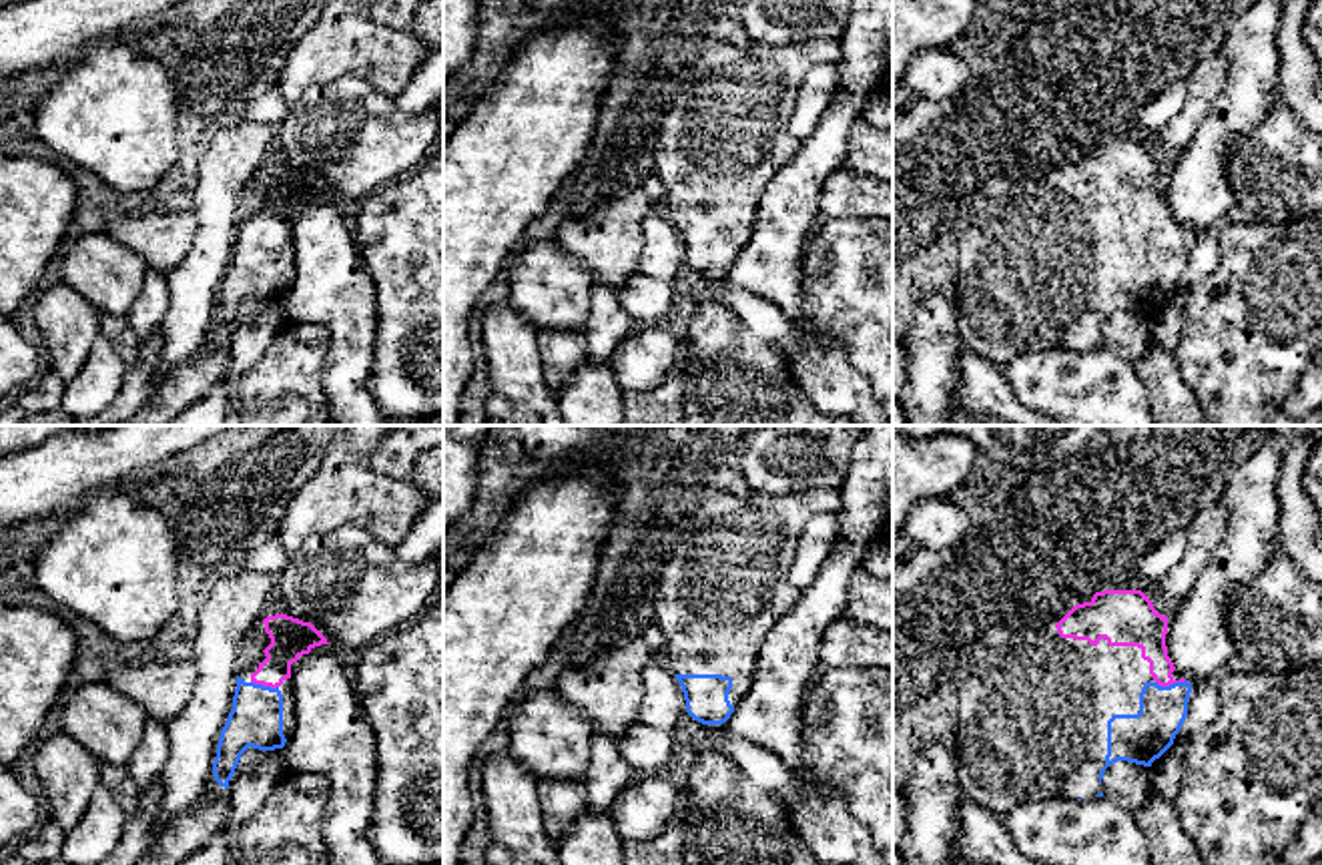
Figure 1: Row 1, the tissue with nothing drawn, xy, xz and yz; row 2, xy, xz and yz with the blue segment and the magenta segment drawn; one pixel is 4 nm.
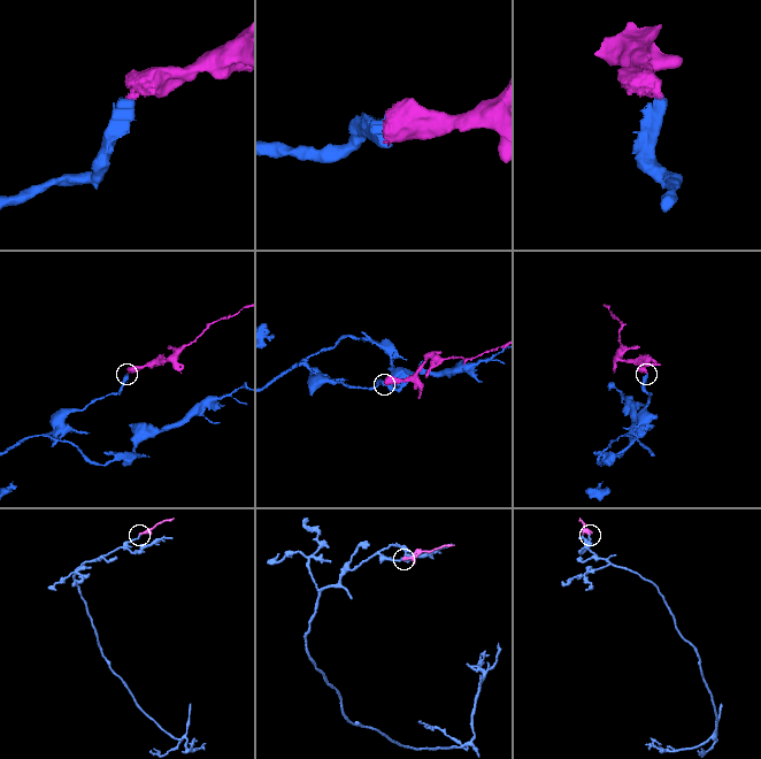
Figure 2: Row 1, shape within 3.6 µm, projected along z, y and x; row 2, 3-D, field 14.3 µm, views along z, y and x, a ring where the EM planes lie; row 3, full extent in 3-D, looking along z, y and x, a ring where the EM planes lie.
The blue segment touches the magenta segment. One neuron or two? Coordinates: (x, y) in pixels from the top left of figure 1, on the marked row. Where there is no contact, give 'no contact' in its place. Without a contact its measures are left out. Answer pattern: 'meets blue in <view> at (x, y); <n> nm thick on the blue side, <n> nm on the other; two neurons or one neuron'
meets blue in yz at (1170, 685); 200 nm thick on the blue side, 160 nm on the other; one neuron

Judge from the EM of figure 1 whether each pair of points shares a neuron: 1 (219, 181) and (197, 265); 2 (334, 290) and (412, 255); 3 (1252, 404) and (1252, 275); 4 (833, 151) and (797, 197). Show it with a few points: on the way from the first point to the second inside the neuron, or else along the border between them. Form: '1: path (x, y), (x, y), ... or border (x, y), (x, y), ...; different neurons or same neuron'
1: path (217, 201), (213, 245); same neuron
2: border (354, 229), (360, 255), (376, 287), (378, 320); different neurons
3: path (1252, 372), (1254, 308); same neuron
4: path (821, 163), (799, 185); same neuron

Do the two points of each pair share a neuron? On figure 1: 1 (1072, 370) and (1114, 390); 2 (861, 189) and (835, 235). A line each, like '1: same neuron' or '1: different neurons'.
1: same neuron
2: different neurons

